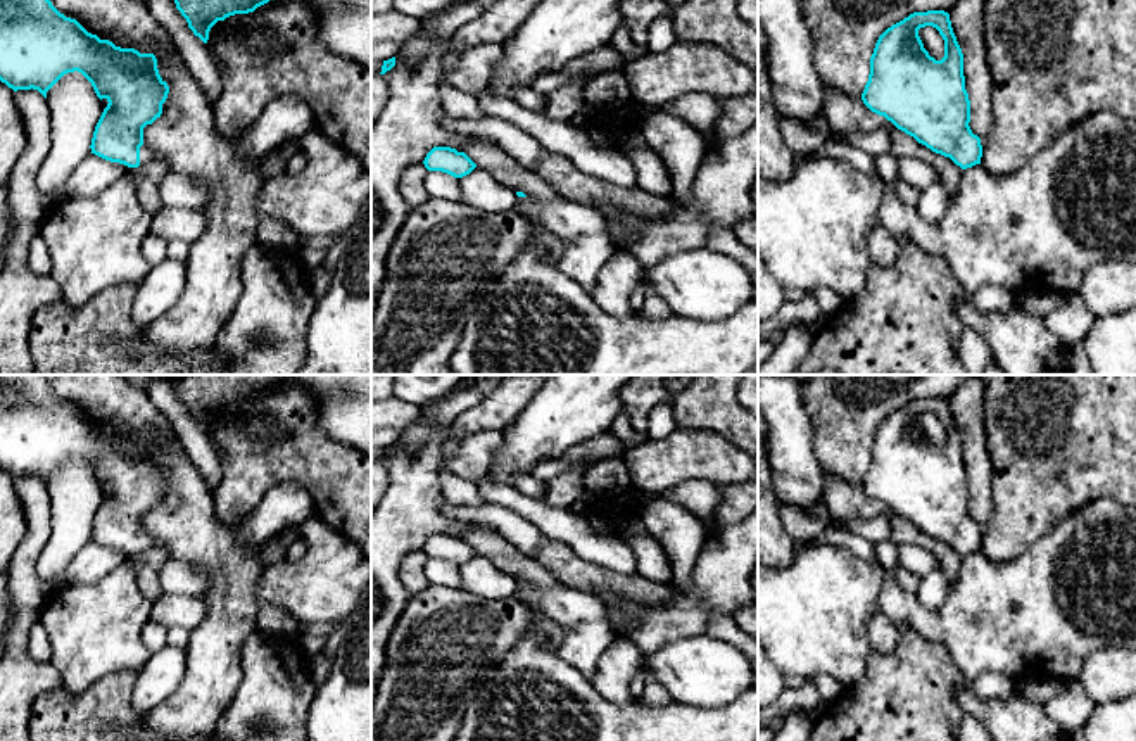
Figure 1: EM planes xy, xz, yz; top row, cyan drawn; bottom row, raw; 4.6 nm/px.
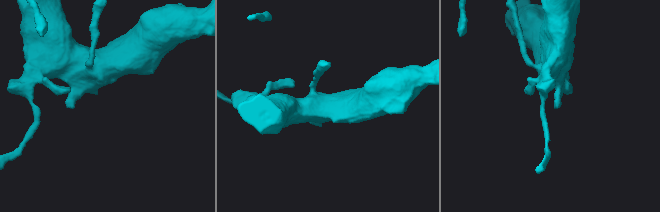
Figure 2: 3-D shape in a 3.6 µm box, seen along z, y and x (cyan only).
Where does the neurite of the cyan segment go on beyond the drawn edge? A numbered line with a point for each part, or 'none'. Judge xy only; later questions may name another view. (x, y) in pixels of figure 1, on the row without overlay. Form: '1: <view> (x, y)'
1: xy (147, 541)

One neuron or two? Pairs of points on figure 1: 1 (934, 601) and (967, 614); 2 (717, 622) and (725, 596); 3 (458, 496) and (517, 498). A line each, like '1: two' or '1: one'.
1: two
2: two
3: two

